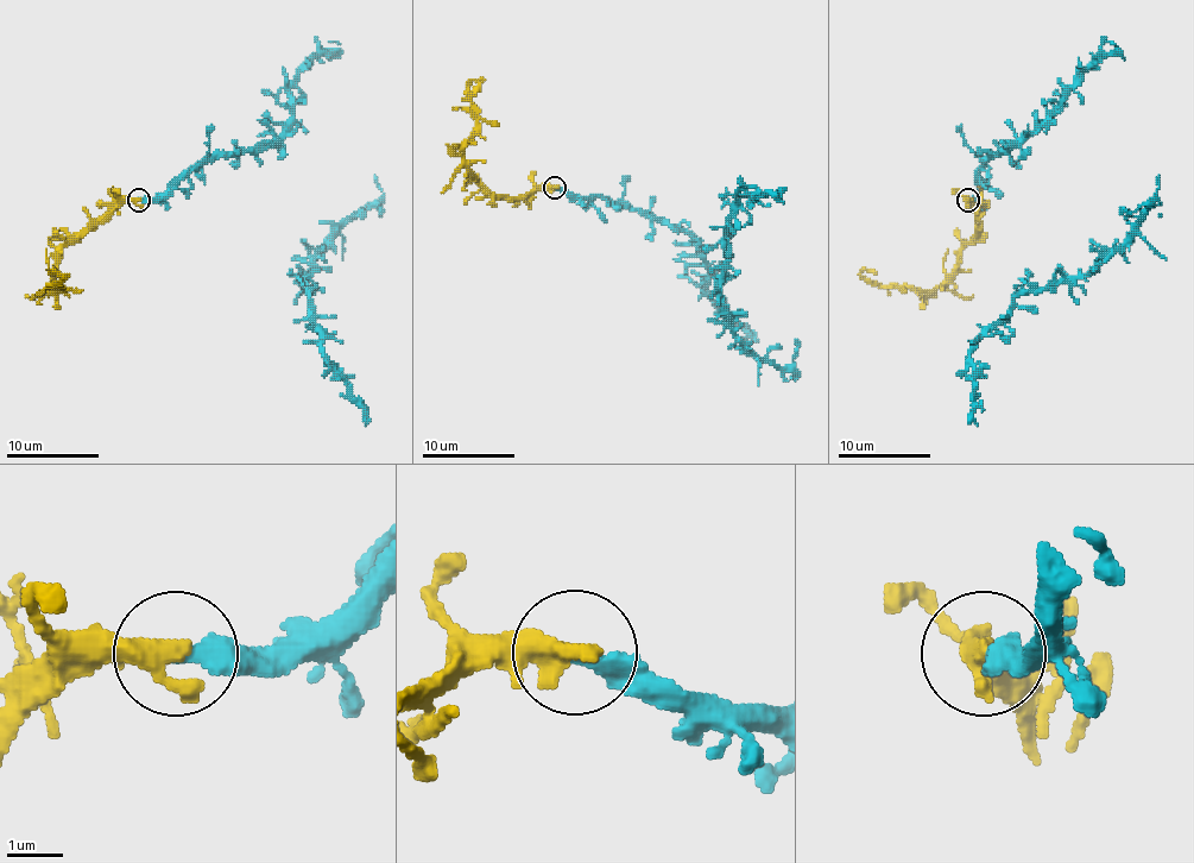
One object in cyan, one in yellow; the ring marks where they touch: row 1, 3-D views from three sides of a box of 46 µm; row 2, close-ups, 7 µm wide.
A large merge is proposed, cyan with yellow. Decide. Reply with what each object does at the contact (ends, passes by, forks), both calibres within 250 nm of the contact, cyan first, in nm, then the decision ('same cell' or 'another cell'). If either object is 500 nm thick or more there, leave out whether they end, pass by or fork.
360 nm thick on the cyan side, 500 nm on the other; same cell

